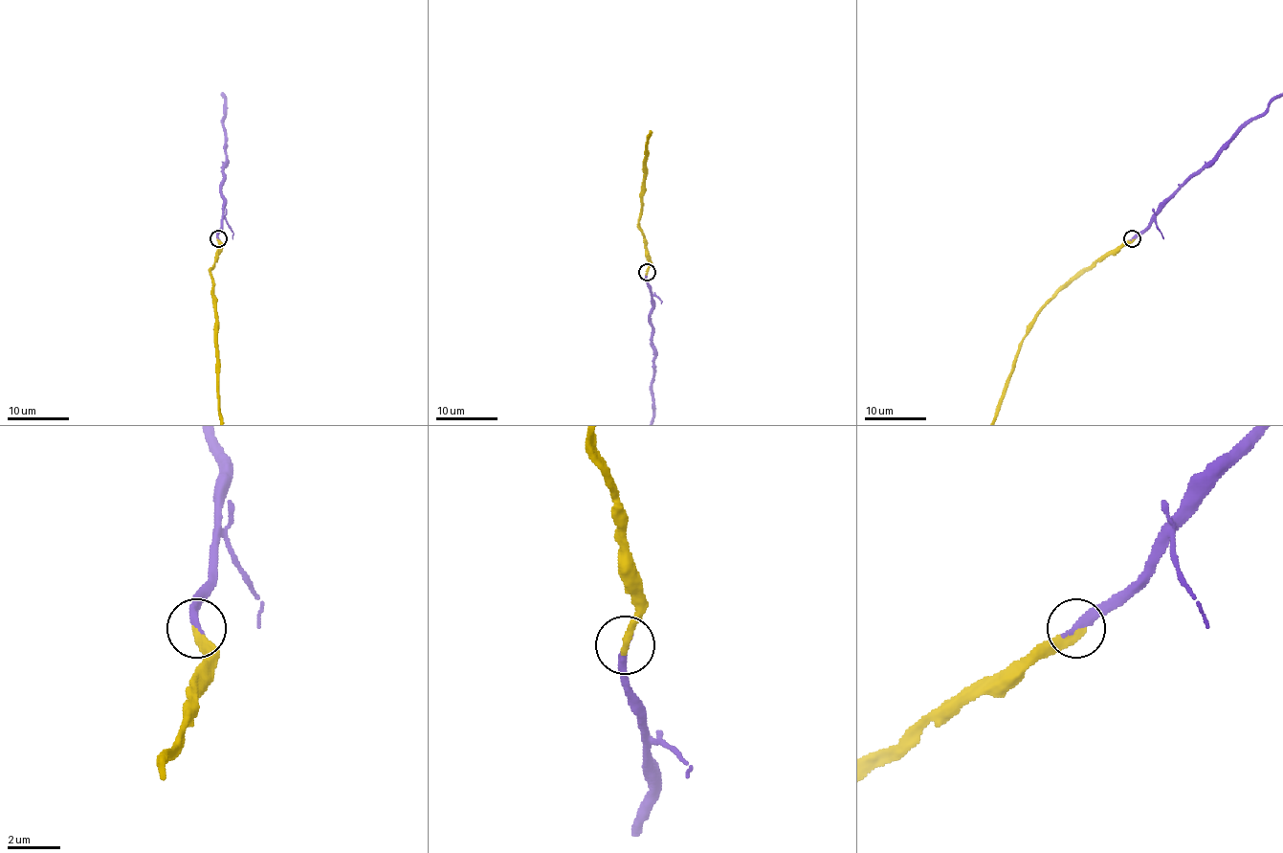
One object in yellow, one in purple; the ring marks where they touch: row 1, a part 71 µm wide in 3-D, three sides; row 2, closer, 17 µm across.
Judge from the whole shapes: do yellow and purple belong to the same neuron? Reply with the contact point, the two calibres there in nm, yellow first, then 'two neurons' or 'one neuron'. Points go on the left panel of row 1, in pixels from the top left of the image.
at (218, 238); 360 nm thick on the yellow side, 340 nm on the other; one neuron

